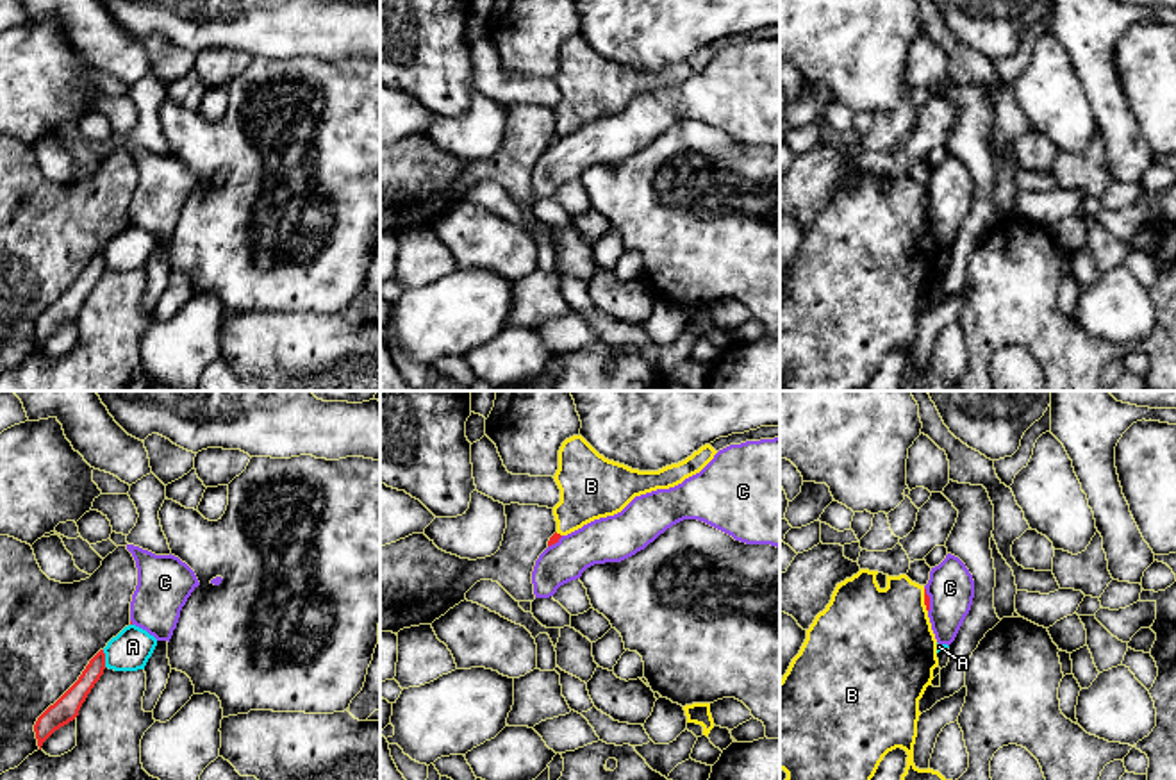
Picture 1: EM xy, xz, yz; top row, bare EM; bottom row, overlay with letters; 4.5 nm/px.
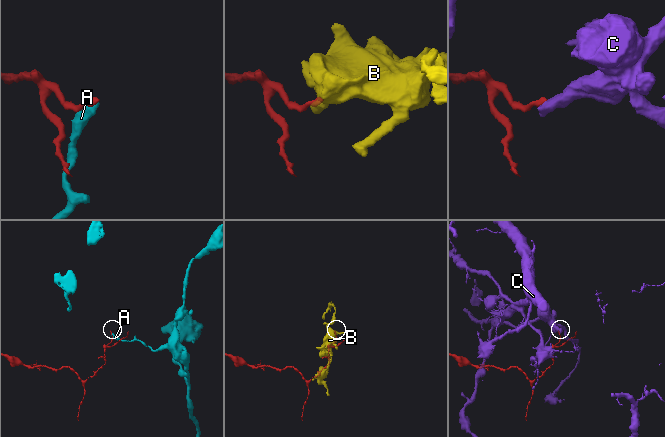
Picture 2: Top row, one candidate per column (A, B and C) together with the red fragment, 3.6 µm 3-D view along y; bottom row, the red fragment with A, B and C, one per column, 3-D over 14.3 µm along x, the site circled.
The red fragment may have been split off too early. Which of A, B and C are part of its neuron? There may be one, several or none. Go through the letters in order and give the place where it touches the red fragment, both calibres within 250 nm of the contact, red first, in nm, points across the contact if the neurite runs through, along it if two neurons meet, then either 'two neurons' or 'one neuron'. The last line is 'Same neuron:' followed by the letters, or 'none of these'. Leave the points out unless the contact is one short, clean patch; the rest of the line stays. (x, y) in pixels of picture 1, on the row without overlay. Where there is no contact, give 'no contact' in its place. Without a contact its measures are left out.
A: meets red in xy at (104, 259); 100 nm thick on the red side, 180 nm on the other; border along xy (102, 250), (106, 266); two neurons
B: meets red in yz at (925, 200); 30 nm thick on the red side, 440 nm on the other; border along yz (923, 190), (927, 211); two neurons
C: meets red in yz at (928, 200); 30 nm thick on the red side, 200 nm on the other; border along yz (925, 188), (928, 211); two neurons
Same neuron: none of these

